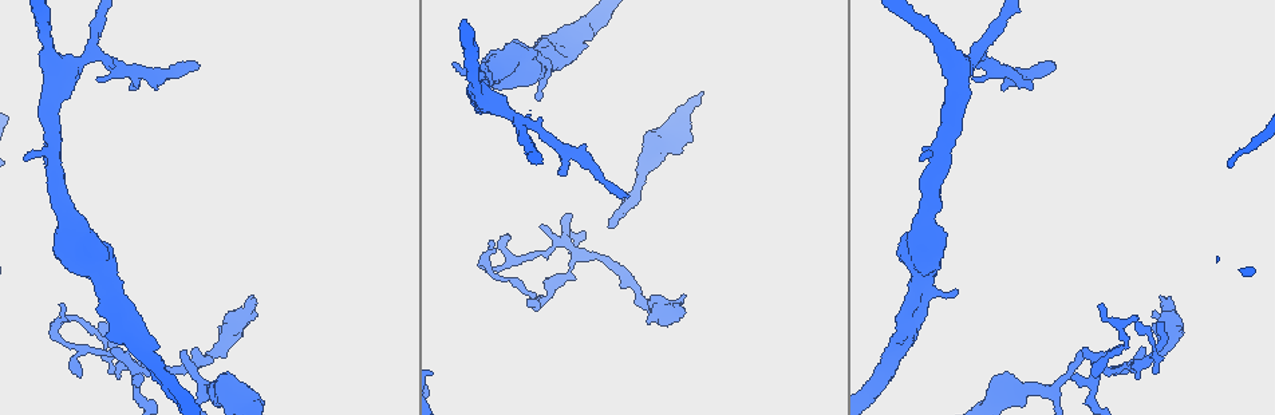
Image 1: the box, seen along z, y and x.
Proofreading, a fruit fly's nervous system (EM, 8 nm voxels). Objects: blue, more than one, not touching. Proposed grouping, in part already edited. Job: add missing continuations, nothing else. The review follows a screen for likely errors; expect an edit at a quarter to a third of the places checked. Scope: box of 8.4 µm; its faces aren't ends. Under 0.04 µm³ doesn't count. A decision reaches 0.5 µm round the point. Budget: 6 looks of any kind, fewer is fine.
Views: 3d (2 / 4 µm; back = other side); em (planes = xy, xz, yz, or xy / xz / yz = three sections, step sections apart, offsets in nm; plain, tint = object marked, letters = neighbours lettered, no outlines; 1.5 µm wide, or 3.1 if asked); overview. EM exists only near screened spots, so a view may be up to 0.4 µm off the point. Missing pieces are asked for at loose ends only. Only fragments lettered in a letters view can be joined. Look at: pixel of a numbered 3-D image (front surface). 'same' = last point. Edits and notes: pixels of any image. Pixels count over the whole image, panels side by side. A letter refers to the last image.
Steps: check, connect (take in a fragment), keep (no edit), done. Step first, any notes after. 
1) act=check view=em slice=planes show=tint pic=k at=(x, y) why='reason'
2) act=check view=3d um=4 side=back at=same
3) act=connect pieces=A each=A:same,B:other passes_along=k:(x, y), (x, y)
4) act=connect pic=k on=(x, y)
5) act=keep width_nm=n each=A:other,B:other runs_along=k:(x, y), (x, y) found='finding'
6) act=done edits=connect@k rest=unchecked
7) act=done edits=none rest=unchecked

act=check view=3d um=4 pic=1 at=(616, 224) why='branch stops here'

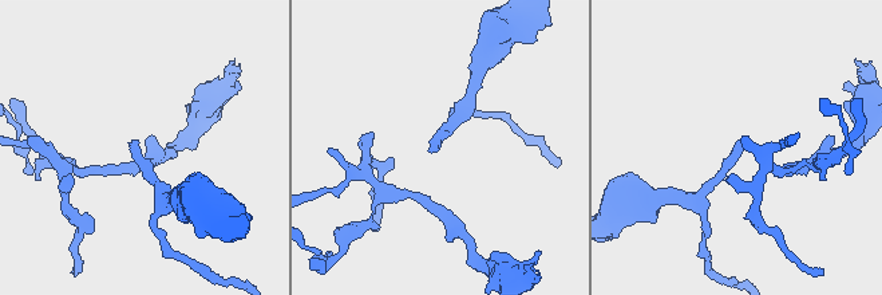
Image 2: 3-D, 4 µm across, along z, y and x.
act=check view=em slice=xz step=8 show=tint pic=2 at=(737, 140)

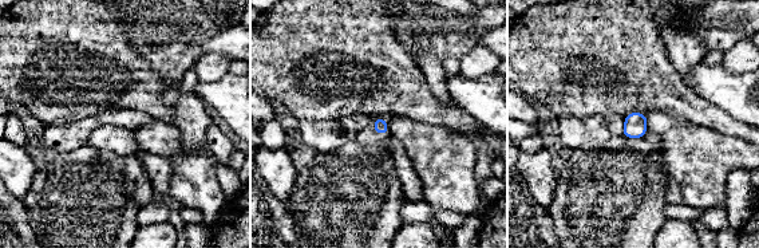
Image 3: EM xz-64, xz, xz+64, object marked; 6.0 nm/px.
act=check view=em slice=planes show=letters at=same why='another direction'

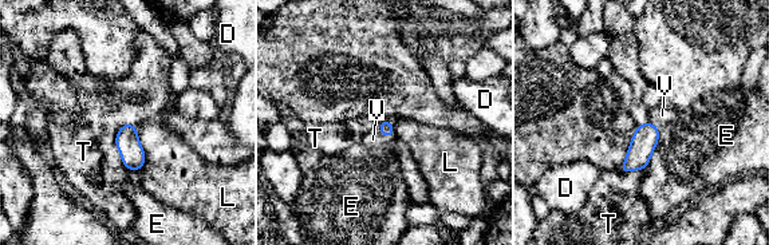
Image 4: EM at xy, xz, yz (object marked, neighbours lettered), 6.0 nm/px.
act=connect pieces=V each=D:other,E:other,L:other,T:other,V:same found='it goes on there'

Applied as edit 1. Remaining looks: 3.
act=check view=overview why='redraw'

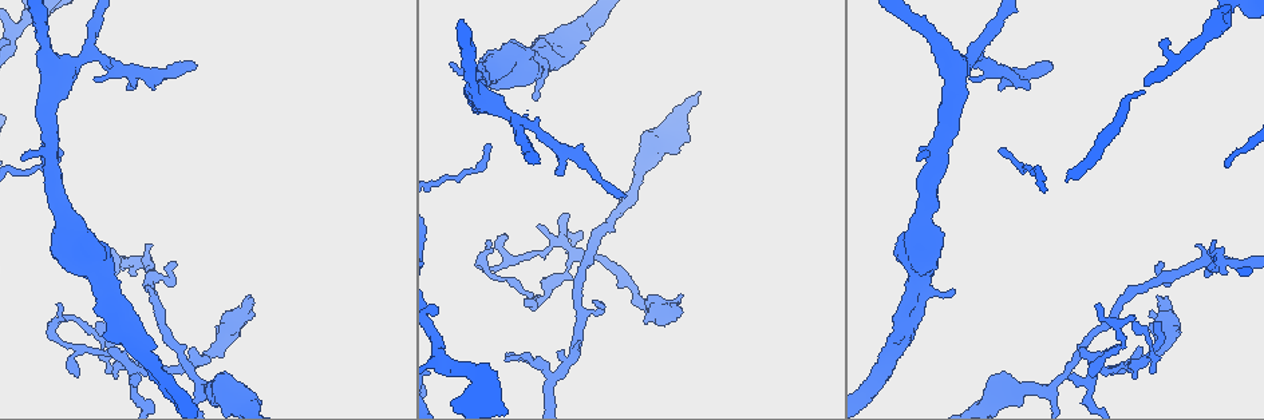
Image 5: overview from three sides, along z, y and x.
act=check view=em slice=xy step=4 show=letters pic=5 at=(625, 196) why='thin end'

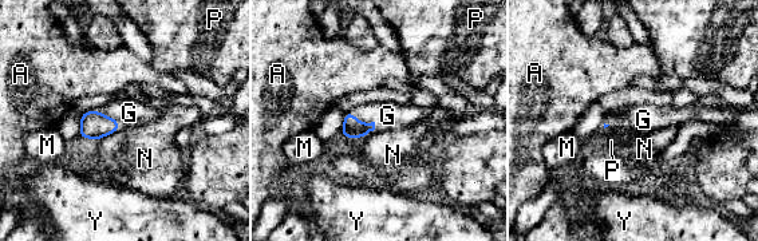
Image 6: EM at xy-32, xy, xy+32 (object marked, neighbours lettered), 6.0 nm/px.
act=check view=em slice=planes show=letters at=same why='cut it another way'

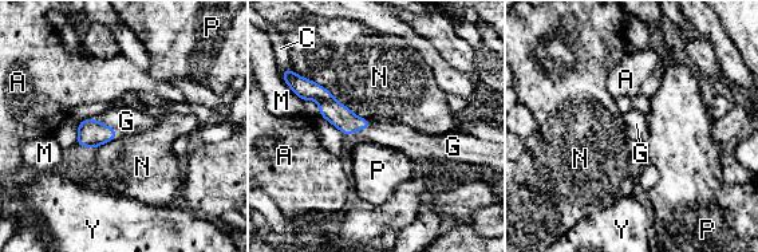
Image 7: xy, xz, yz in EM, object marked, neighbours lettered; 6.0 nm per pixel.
act=connect pieces=G width_nm=110 each=A:other,C:other,G:same,M:other,N:other,P:other,Y:other passes_along=7:(91, 133), (107, 126), (126, 121) found='it goes on there'

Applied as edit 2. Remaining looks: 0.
act=done edits=connect@4,connect@7 rest=unchecked

